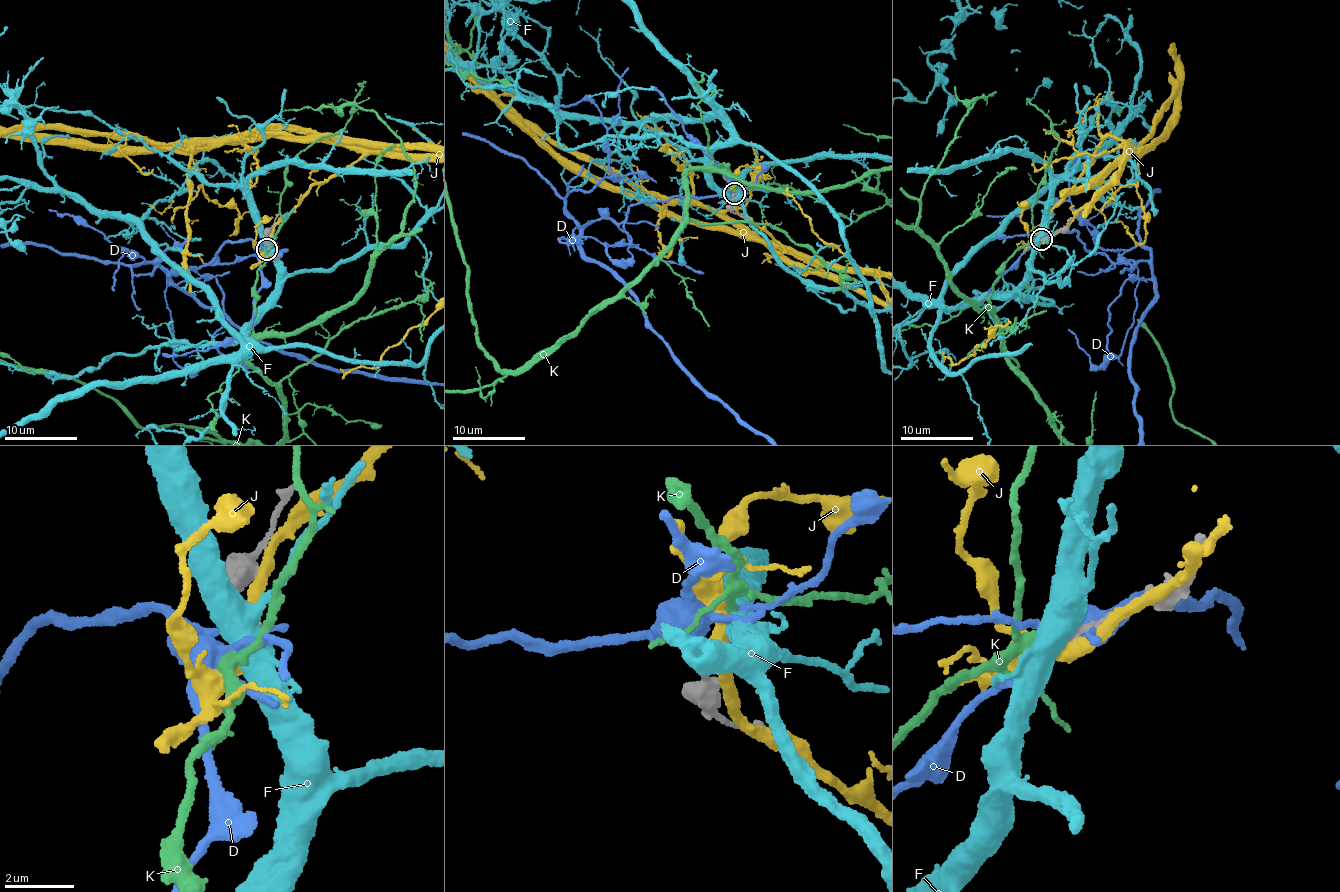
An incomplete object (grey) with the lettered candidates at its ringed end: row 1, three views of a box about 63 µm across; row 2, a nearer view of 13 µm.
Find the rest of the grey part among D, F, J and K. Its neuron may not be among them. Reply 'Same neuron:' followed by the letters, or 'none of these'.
Same neuron: K

